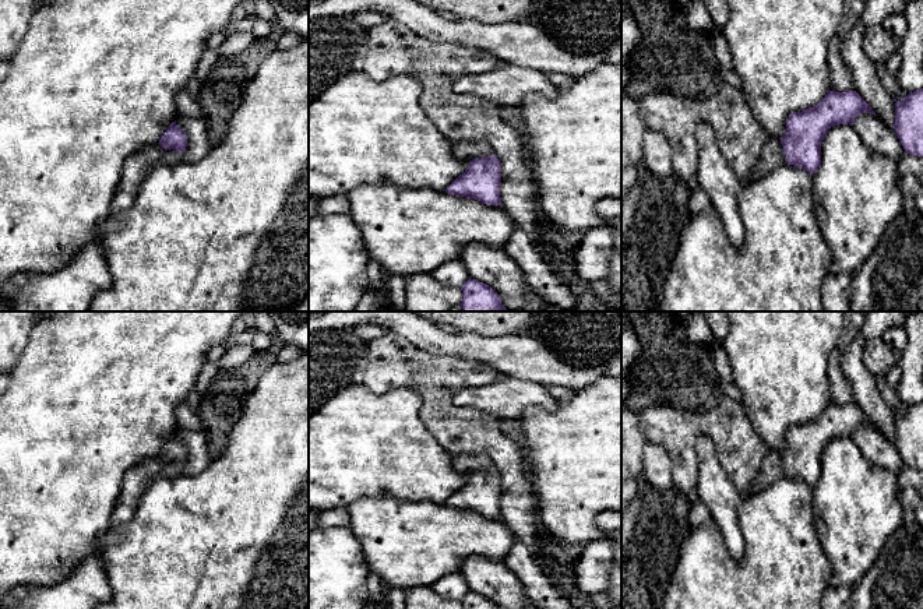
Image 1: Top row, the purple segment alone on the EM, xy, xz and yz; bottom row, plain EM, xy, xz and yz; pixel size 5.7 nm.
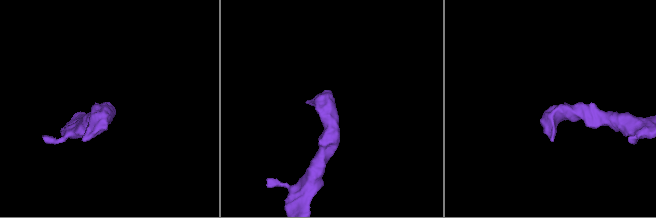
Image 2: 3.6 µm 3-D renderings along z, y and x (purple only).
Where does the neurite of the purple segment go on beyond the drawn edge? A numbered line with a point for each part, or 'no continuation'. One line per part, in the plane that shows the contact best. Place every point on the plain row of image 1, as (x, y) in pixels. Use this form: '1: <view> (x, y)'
1: xy (137, 479)

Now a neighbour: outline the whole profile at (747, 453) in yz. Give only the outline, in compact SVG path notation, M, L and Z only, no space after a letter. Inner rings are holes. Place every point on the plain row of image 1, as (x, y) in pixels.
M723 397L716 406L702 413L693 413L683 406L656 405L644 409L640 415L640 427L647 441L663 446L673 462L673 486L688 494L697 487L698 464L695 440L698 434L708 436L716 454L728 471L729 478L743 493L755 479L764 457L771 450L762 436L754 429L744 408L729 397Z

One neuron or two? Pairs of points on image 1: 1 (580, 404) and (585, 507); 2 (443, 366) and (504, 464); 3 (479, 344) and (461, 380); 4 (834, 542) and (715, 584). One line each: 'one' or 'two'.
1: one
2: one
3: two
4: two

